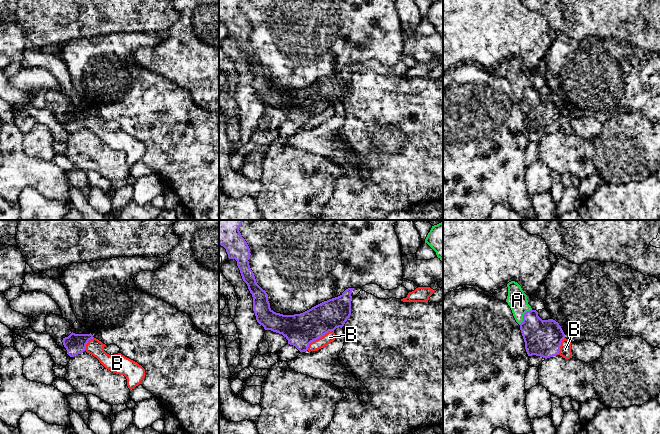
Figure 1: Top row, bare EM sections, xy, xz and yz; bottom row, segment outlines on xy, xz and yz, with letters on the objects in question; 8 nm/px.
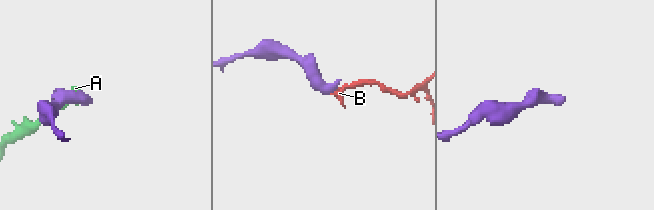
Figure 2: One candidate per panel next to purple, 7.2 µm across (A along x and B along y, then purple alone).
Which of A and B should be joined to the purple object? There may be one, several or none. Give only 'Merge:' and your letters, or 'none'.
Merge: none

